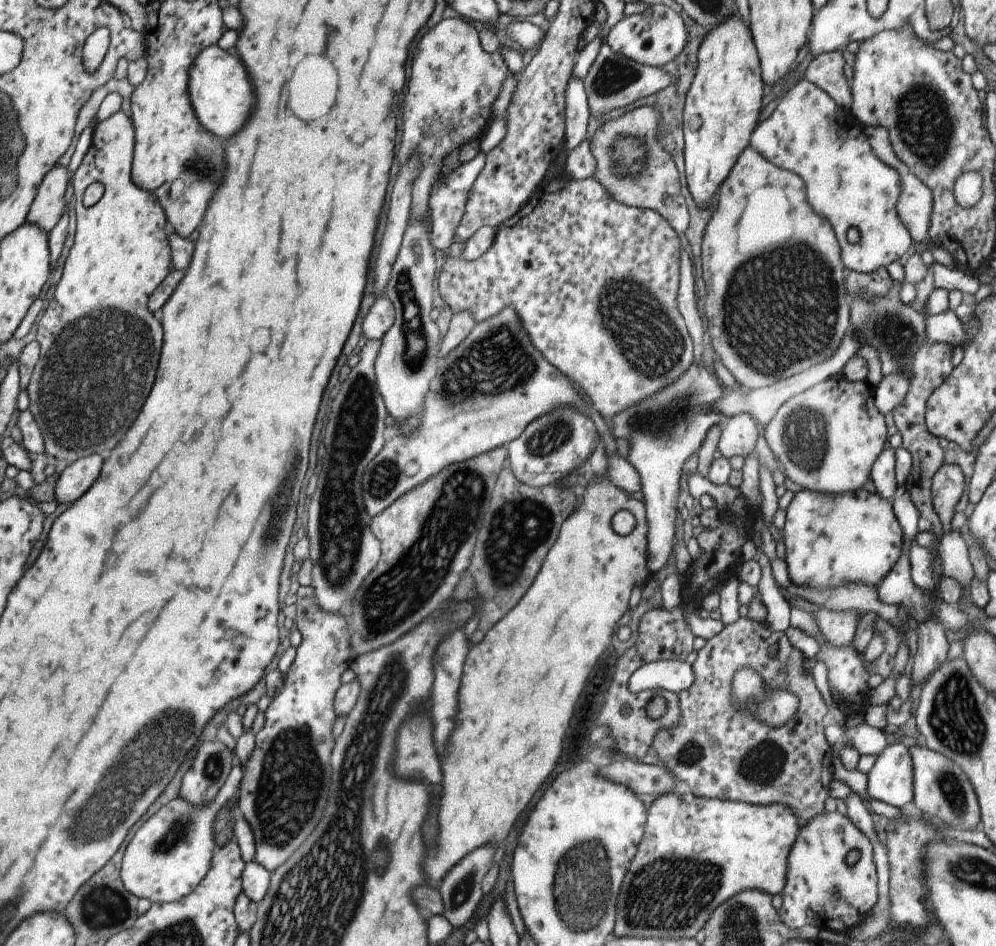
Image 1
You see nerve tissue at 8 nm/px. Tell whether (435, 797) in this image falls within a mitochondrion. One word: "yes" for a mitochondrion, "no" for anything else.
no

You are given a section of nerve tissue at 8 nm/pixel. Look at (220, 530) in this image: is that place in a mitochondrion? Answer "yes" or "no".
no

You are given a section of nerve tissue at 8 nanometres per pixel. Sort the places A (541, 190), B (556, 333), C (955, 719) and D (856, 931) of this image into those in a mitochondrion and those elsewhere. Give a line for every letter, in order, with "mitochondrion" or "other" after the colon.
A: other
B: other
C: mitochondrion
D: other

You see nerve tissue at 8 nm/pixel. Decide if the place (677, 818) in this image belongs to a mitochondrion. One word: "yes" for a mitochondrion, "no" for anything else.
no

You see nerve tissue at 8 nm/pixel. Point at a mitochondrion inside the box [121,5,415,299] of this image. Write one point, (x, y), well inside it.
(206, 168)

